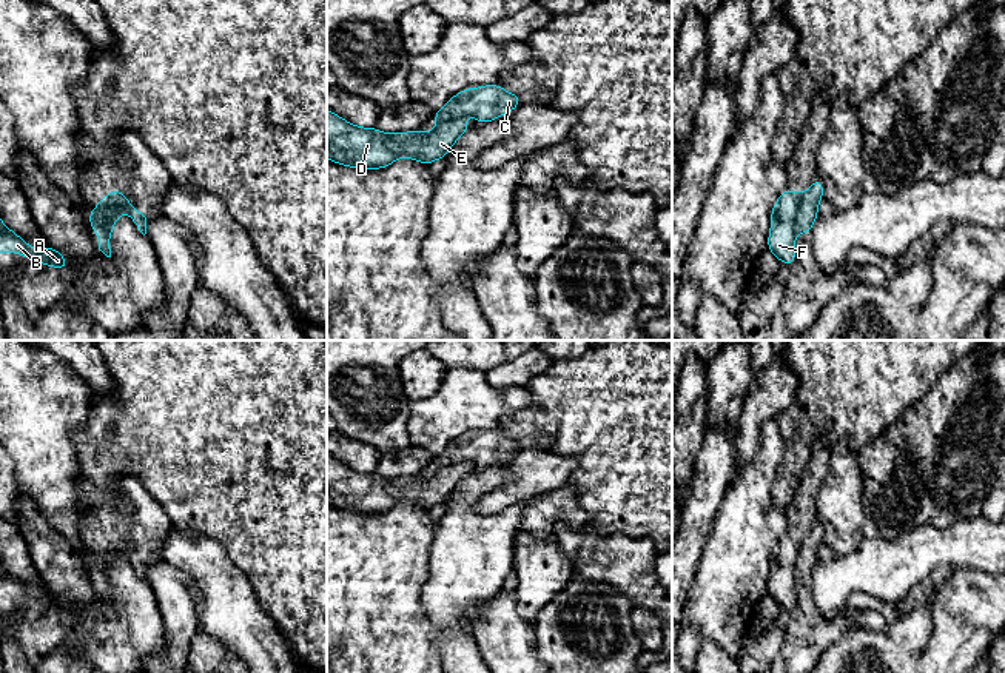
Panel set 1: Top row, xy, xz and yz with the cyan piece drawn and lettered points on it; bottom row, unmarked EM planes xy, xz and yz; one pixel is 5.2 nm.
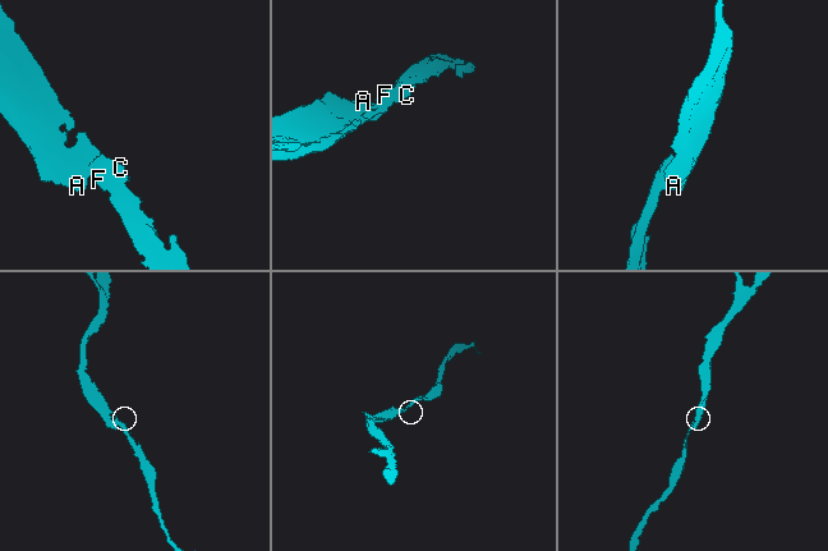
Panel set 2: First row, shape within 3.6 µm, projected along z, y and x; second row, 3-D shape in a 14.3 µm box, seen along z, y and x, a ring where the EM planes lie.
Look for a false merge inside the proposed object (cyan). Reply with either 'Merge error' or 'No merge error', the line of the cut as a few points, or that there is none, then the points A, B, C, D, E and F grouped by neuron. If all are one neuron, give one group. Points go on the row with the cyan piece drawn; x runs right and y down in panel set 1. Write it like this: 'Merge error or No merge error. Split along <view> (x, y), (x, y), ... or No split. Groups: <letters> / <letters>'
Merge error. Split along yz (803, 194), (794, 230). Groups: A B D E / C F

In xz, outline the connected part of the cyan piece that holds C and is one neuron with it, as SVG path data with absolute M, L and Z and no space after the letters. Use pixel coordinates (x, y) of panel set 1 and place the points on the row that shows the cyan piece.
M498 83L479 88L467 88L453 95L433 116L436 123L473 116L479 123L489 123L518 108L519 94L502 89Z

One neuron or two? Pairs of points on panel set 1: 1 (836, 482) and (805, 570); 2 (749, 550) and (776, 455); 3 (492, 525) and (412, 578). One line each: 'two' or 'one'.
1: two
2: one
3: two

